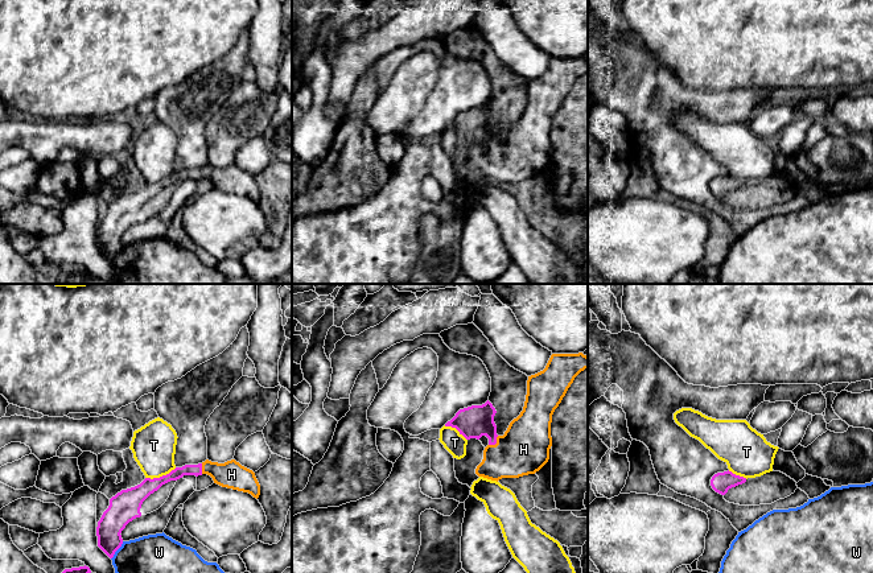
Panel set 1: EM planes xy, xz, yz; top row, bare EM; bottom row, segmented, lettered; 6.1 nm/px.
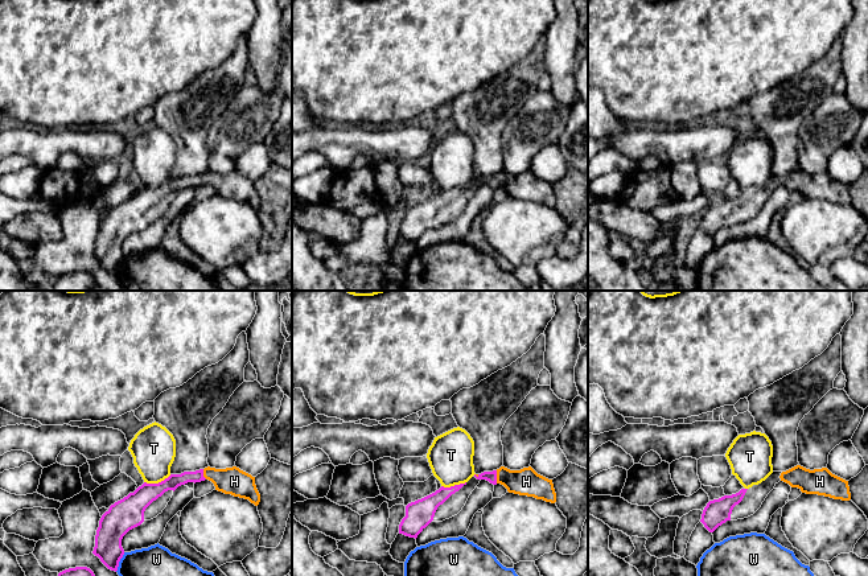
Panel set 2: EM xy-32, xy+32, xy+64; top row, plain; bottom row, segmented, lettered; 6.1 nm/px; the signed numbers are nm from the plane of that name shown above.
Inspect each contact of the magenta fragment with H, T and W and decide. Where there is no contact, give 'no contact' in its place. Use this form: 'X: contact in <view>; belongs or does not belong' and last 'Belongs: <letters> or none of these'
H: contact in xz; belongs
T: contact in xy; does not belong
W: contact in xy; does not belong
Belongs: H

